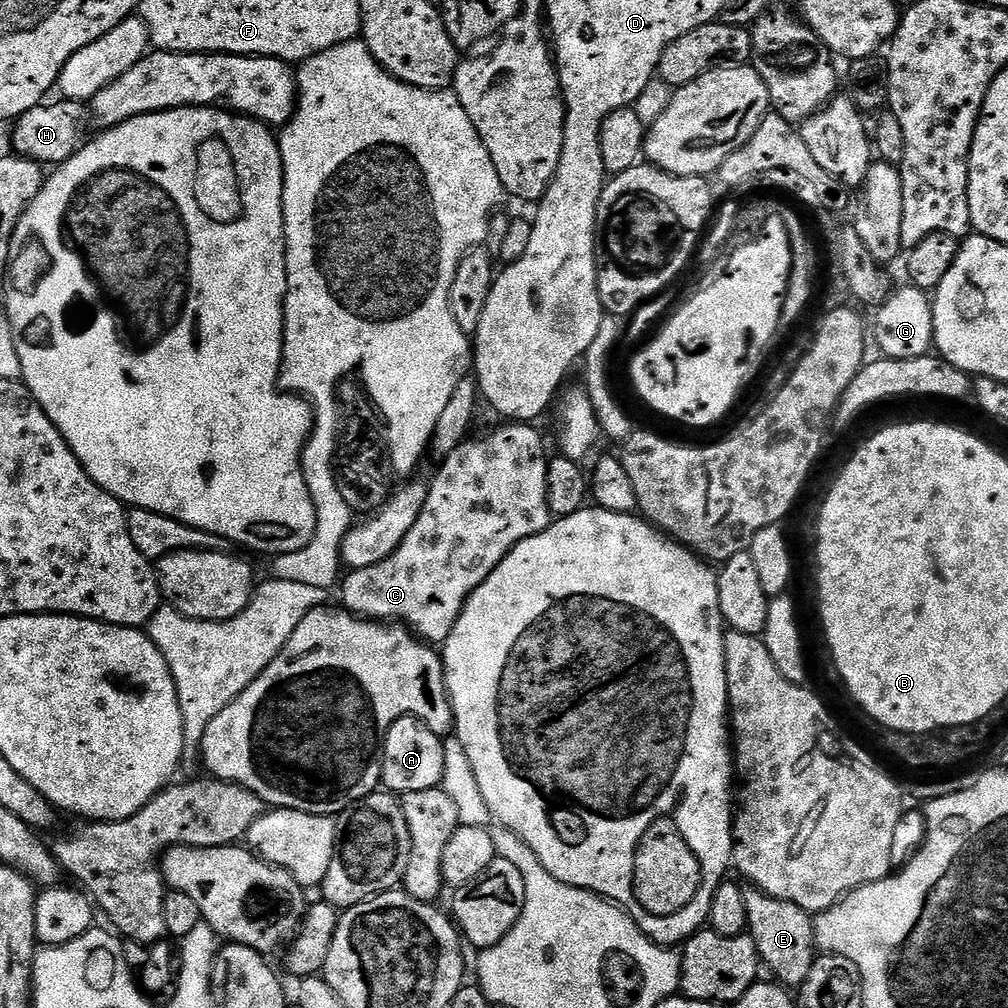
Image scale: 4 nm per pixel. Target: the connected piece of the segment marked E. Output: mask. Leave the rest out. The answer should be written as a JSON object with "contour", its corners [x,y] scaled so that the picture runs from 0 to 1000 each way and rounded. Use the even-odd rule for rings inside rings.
{"contour":[[[739,880],[738,891],[742,916],[740,925],[746,930],[754,947],[754,954],[768,962],[770,972],[775,977],[786,982],[793,981],[804,966],[806,955],[812,947],[807,910],[800,903],[788,899],[788,895],[762,889],[753,881]]]}

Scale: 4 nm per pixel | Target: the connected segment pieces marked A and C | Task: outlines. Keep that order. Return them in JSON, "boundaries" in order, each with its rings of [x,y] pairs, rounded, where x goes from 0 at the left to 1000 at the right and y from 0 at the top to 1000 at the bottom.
{"boundaries":[[[[400,710],[381,727],[377,773],[389,788],[436,782],[440,777],[440,734],[431,729],[415,712]]],[[[504,419],[499,423],[501,425],[490,426],[485,433],[480,433],[477,437],[471,437],[471,435],[461,437],[447,450],[439,453],[438,460],[440,461],[434,466],[433,473],[425,480],[425,493],[419,502],[419,510],[415,510],[415,518],[411,518],[411,522],[407,522],[407,530],[403,530],[403,534],[399,534],[399,542],[395,542],[395,546],[391,546],[391,550],[387,550],[387,554],[383,554],[371,562],[348,564],[340,572],[335,588],[337,587],[338,593],[341,594],[339,599],[344,606],[363,615],[396,617],[400,622],[416,631],[418,635],[430,641],[439,640],[440,636],[446,633],[446,629],[458,609],[460,598],[468,592],[470,585],[474,585],[474,581],[478,581],[478,577],[482,577],[482,573],[486,573],[486,569],[495,562],[498,554],[502,554],[502,550],[506,550],[506,546],[510,546],[510,542],[514,542],[514,538],[542,526],[544,521],[549,519],[550,513],[542,498],[542,466],[546,452],[545,449],[540,449],[539,435],[528,426],[531,424],[524,419]]]]}

